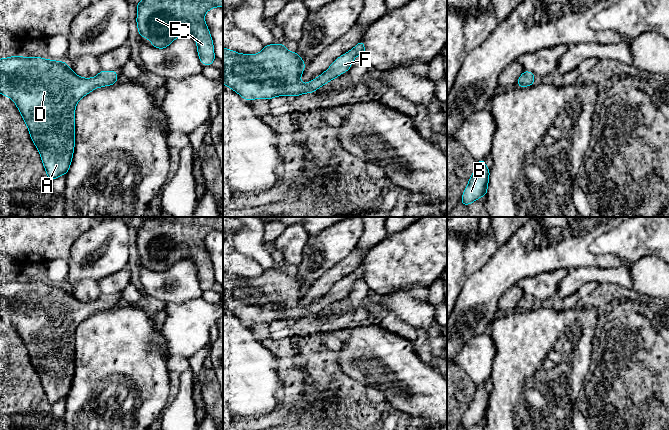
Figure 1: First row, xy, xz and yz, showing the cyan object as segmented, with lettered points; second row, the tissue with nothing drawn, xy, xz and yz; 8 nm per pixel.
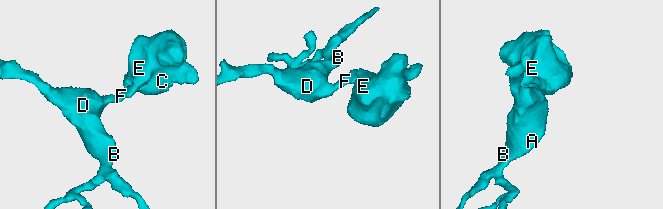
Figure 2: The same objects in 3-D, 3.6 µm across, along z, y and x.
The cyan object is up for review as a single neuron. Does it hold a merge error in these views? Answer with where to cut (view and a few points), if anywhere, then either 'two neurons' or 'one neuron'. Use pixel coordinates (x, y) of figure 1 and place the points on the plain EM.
no cut; one neuron

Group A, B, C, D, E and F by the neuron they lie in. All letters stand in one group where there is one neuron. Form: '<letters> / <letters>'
A B C D E F

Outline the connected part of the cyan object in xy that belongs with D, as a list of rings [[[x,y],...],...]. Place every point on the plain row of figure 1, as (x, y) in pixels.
[[[21,280],[0,283],[0,318],[15,326],[51,405],[66,399],[71,389],[77,327],[92,314],[117,307],[117,299],[116,295],[101,294],[93,302],[82,302],[62,285]]]

